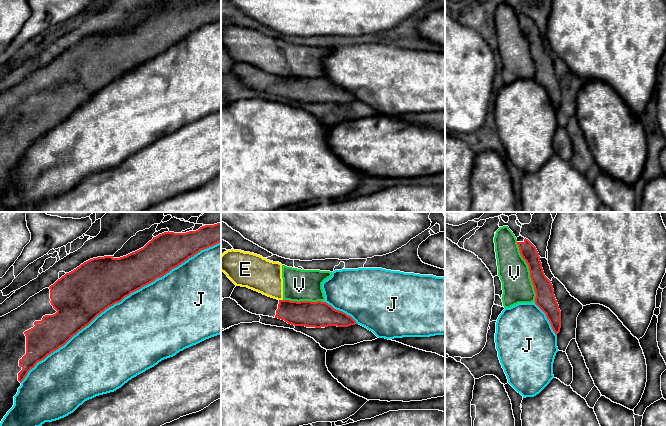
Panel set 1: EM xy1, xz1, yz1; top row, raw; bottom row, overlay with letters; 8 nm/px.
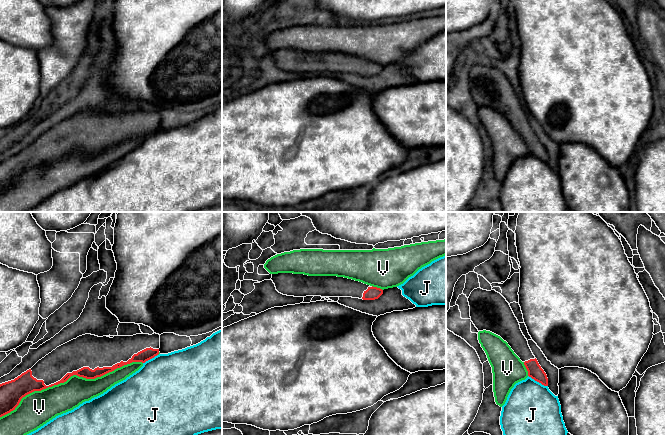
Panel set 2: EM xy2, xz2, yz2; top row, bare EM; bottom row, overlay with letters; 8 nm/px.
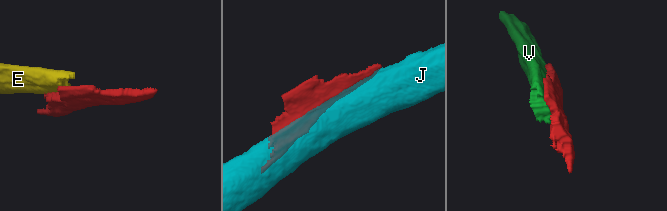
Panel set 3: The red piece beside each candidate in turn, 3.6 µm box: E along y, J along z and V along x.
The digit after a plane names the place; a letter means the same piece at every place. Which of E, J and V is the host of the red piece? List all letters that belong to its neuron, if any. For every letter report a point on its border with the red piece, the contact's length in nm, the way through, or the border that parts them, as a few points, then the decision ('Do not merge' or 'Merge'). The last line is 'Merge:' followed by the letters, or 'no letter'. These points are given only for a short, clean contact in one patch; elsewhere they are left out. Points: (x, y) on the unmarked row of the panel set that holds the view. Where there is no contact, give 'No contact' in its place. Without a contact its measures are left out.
E: Touches red at xz1 (281, 76). Shared border 30 nm. Do not merge
J: Touches red at xy1 (119, 77). Shared border 1950 nm. Do not merge
V: Touches red at xy2 (70, 152). Shared border 1200 nm. Do not merge
Merge: no letter

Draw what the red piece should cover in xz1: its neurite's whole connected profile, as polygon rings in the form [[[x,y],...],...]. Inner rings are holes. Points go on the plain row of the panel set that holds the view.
[[[241,62],[234,64],[230,74],[252,90],[278,94],[294,102],[321,104],[357,100],[351,92],[326,78],[277,76]]]

